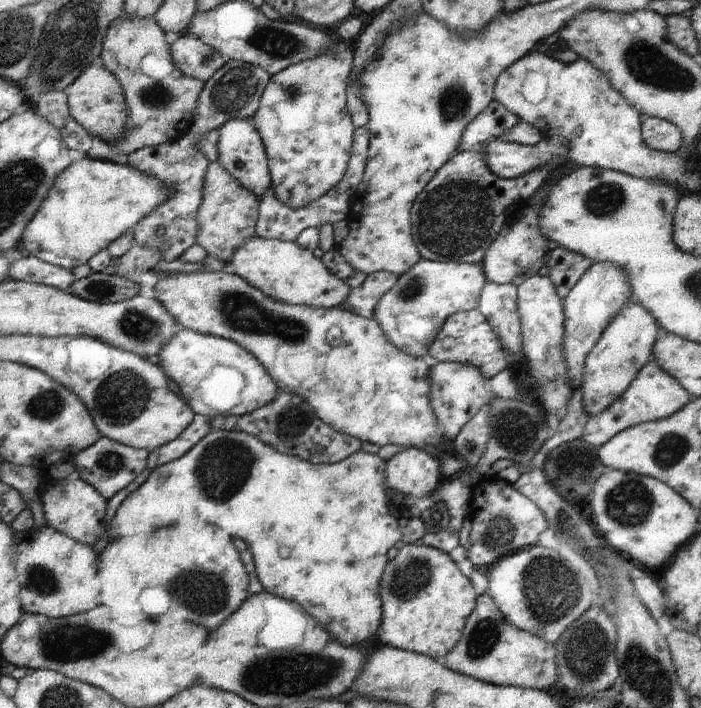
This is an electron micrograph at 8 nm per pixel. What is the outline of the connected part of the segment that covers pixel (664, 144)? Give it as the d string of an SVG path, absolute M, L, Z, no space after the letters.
M641 115L641 131L644 144L658 152L678 153L684 144L682 132L668 119Z

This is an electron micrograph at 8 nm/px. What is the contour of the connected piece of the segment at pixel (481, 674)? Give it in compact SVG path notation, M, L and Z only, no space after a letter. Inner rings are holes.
M487 593L478 596L458 644L446 654L442 662L450 670L496 686L551 692L557 683L555 646L504 620L494 600Z

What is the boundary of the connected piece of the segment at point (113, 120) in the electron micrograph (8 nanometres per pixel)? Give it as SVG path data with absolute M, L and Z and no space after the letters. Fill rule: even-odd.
M99 62L88 66L82 76L65 90L72 120L76 120L90 136L105 142L118 142L128 118L128 106L118 79Z

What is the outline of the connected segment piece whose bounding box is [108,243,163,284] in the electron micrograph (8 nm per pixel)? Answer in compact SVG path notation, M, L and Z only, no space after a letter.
M134 243L126 254L118 257L113 267L110 265L108 271L110 274L116 274L116 276L124 278L124 280L128 278L128 280L140 284L142 274L152 271L154 266L162 259L160 250L144 248L144 246L138 246Z

